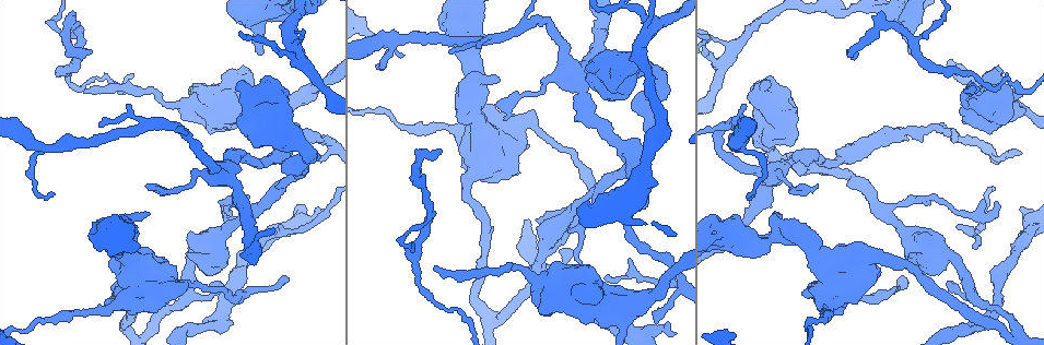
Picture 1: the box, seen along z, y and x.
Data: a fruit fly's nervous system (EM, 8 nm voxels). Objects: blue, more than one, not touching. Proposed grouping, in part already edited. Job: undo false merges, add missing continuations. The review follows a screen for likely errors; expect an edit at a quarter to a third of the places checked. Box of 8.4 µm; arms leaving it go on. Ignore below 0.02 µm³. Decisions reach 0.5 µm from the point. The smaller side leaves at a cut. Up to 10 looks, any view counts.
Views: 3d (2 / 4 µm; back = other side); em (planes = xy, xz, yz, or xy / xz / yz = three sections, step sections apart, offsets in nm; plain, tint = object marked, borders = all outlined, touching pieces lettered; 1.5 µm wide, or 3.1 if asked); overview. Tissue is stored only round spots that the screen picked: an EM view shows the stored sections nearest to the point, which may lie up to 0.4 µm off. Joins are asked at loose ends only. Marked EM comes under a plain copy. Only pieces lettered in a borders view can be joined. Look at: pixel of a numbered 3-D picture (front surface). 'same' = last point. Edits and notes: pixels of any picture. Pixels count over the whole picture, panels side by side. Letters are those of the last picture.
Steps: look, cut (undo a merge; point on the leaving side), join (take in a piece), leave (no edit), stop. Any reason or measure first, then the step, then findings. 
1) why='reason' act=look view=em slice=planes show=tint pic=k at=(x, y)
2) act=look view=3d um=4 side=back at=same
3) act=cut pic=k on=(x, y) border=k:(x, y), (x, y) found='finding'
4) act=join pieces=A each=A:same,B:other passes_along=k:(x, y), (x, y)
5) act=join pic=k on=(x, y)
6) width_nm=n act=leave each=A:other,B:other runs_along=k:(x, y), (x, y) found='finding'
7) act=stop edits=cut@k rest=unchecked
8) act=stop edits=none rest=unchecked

why='sudden change in width' act=look view=em um=3.1 slice=xy step=16 show=borders pic=1 at=(581, 102)

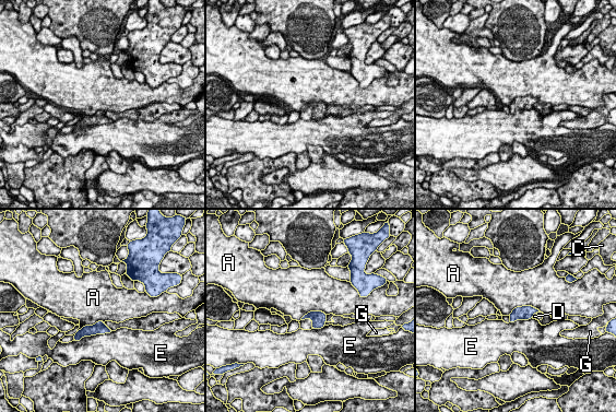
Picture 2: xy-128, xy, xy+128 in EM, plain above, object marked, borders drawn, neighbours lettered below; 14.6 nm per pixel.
act=leave each=A:other,C:other,D:other,E:other,G:other border=2:(113, 331), (84, 336), (81, 339) found='continuous, no second neuron'

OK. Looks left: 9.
why='an open end' act=look view=3d um=4 pic=1 at=(587, 321)

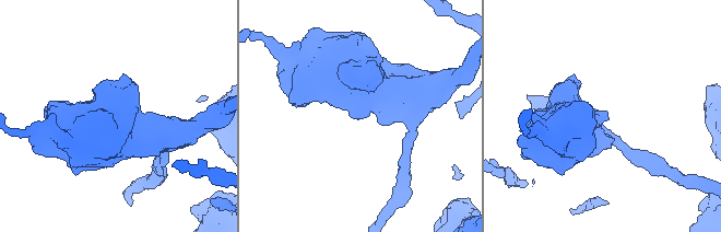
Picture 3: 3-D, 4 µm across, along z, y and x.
why='now the EM' act=look view=em slice=planes show=borders pic=3 at=(356, 118)

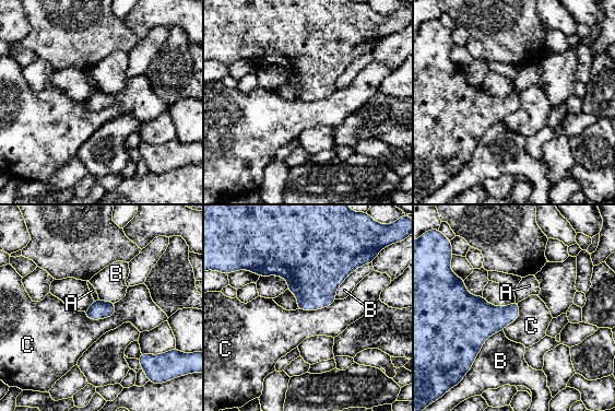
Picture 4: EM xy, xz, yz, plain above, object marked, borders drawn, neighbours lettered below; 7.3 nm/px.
act=leave each=A:other,B:other,C:other border=4:(116, 305), (106, 318), (83, 312) found='no lettered piece goes on from it'

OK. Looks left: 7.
why='thick end' act=look view=3d um=4 pic=1 at=(149, 213)

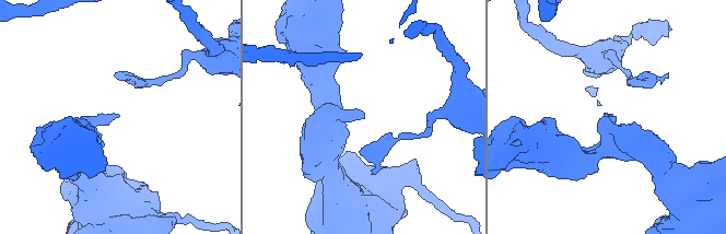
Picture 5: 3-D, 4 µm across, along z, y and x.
why='now the EM' act=look view=em slice=xy step=4 show=borders pic=5 at=(363, 117)

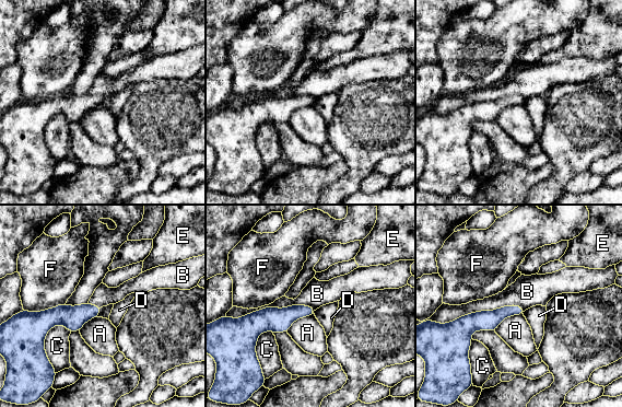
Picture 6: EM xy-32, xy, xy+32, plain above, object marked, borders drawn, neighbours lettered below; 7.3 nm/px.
act=leave each=A:other,B:other,C:other,D:other,E:other,F:other found='no lettered piece goes on from it'

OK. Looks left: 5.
why='sharp bend' act=look view=em slice=planes show=borders pic=1 at=(938, 24)

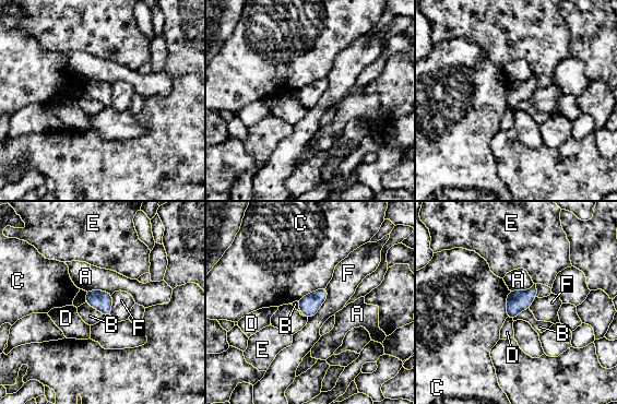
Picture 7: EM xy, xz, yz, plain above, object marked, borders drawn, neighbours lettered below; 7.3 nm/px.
width_nm=150 act=leave each=A:other,B:other,C:other,D:other,E:other,F:other border=7:(85, 301), (105, 317) found='continuous, no second neuron'

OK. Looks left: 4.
act=stop edits=none rest=unchecked

